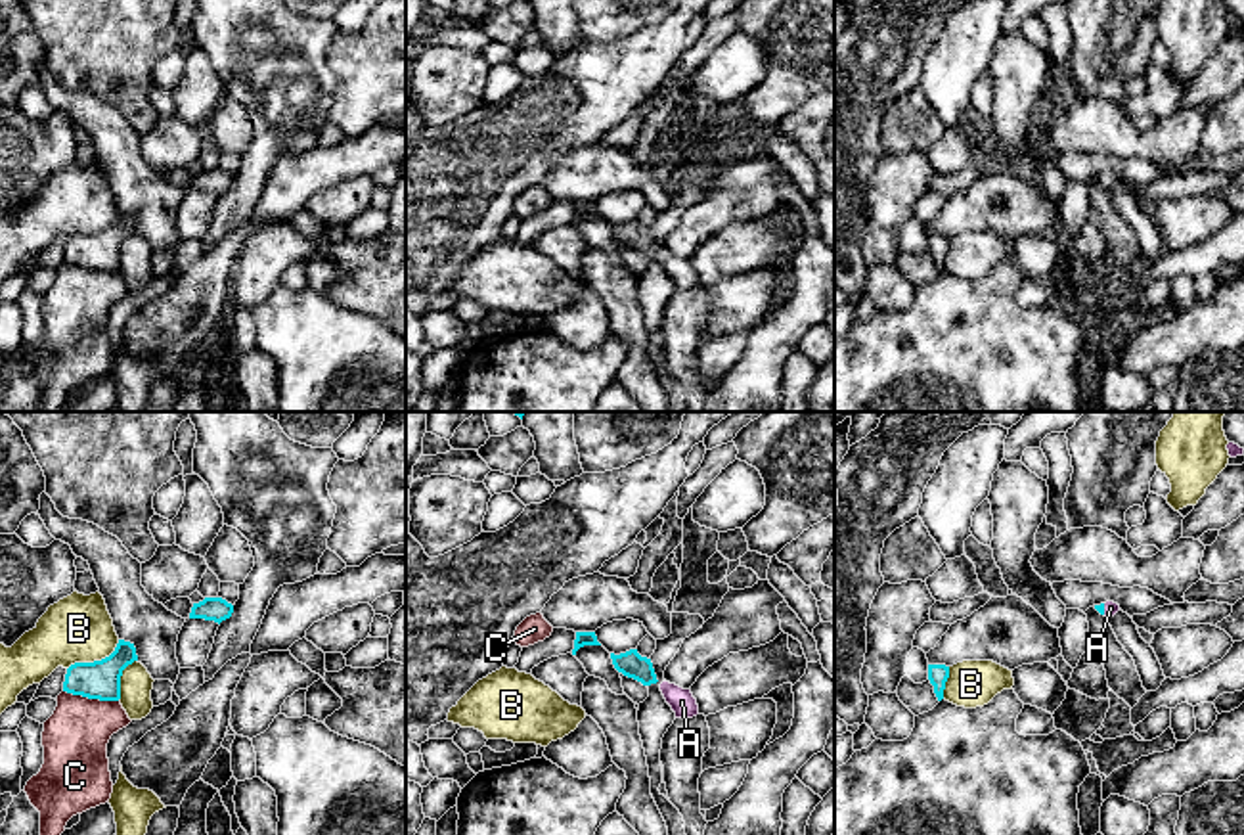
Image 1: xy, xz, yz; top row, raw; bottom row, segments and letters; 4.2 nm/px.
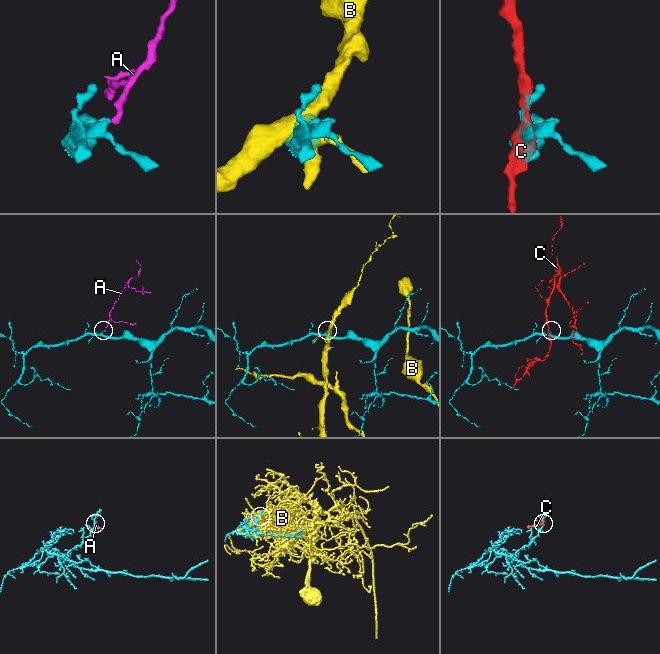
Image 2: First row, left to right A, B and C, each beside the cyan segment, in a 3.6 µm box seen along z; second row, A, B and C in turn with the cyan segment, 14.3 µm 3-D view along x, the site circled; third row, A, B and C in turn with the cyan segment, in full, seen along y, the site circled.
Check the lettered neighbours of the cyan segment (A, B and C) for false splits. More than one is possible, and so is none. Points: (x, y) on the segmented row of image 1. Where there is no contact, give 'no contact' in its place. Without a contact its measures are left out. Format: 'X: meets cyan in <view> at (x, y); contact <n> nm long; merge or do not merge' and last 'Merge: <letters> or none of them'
A: meets cyan in yz at (1103, 609); contact 50 nm long; merge
B: meets cyan in xy at (94, 661); contact 260 nm long; do not merge
C: meets cyan in xy at (90, 698); contact 240 nm long; do not merge
Merge: A

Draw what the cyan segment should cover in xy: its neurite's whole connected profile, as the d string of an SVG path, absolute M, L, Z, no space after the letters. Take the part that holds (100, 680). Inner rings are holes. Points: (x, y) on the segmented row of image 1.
M119 640L109 657L71 665L65 674L63 691L88 699L119 701L122 670L134 661L138 661L134 643Z

